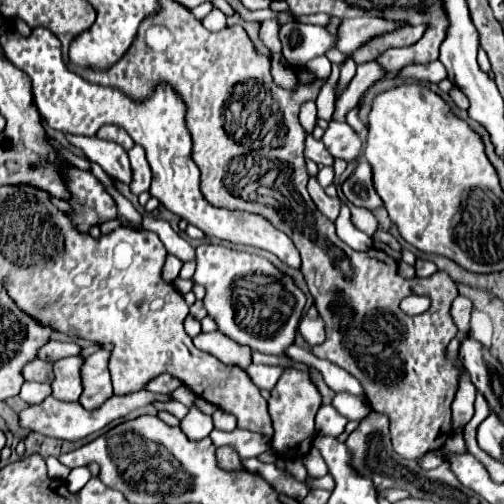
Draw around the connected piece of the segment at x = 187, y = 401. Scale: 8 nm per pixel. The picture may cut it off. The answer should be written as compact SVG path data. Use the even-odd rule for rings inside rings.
M177 387L175 391L169 393L169 397L171 397L171 401L179 401L179 403L183 403L183 405L187 405L187 407L197 399L187 387Z

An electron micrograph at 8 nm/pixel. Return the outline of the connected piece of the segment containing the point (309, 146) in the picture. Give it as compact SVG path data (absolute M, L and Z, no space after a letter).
M307 135L307 143L305 143L305 157L313 159L317 165L327 165L331 167L333 165L333 157L325 151L323 143L313 139L313 135Z

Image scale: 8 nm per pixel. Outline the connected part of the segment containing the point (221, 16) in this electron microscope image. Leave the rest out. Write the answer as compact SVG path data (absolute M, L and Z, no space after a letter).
M213 9L209 15L205 15L201 19L201 25L209 31L219 31L223 27L227 27L227 19L225 19L225 13L221 13L219 9Z

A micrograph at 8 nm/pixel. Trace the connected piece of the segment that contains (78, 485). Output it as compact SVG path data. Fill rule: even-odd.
M87 467L71 469L71 473L69 473L69 477L67 477L67 489L69 489L71 493L77 493L77 491L81 491L81 489L87 485L89 479L91 479L91 471L89 471Z

